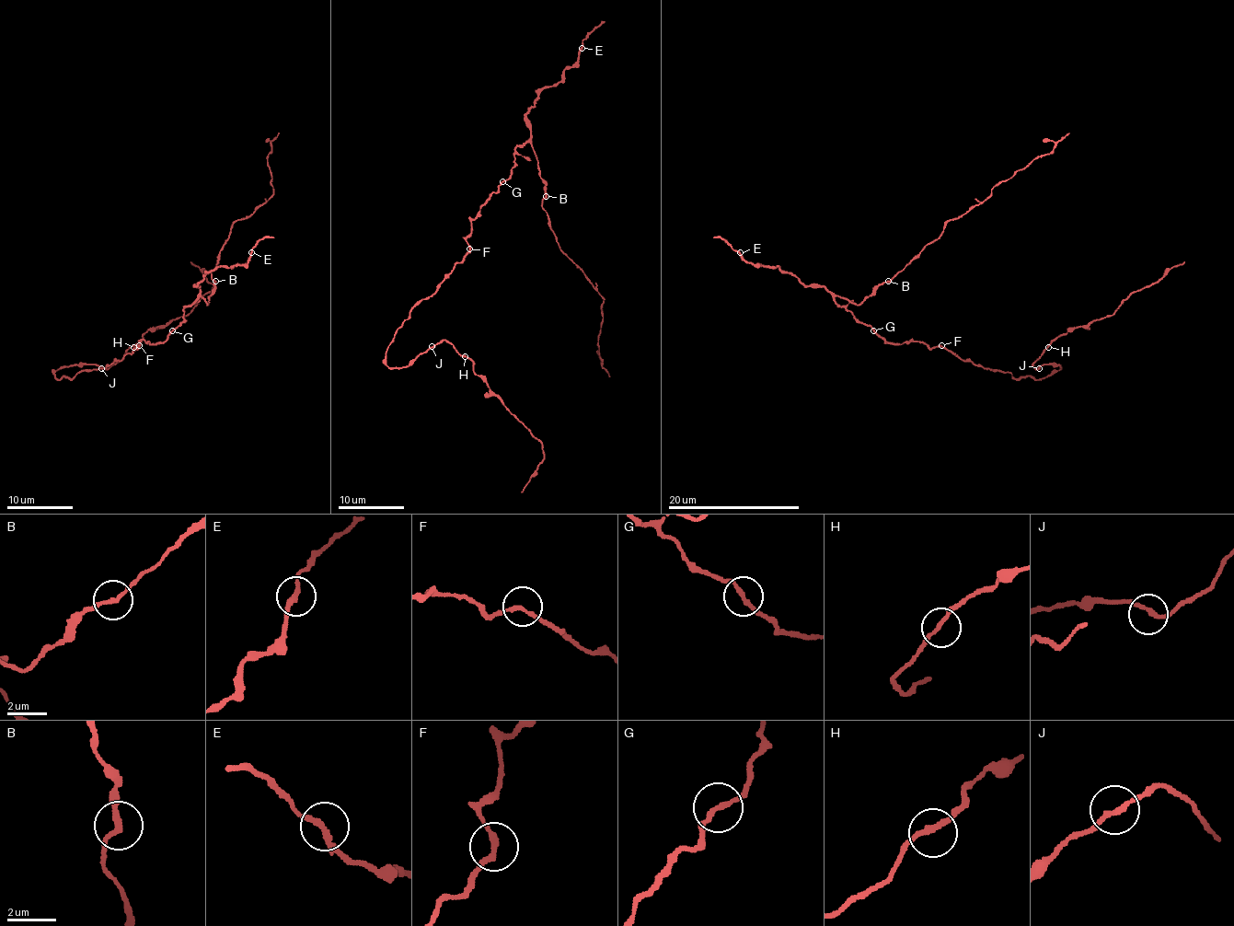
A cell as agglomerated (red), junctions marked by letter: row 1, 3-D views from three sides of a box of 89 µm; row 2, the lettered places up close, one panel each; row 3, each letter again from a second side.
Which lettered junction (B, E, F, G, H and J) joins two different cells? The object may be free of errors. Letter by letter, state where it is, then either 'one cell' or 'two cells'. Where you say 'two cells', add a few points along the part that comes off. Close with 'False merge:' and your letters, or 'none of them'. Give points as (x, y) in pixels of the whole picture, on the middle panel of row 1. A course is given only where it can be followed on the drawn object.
B: place (546, 196); one cell
E: place (582, 48); one cell
F: place (469, 248); one cell
G: place (502, 181); one cell
H: place (465, 356); one cell
J: place (432, 346); one cell
False merge: none of them

